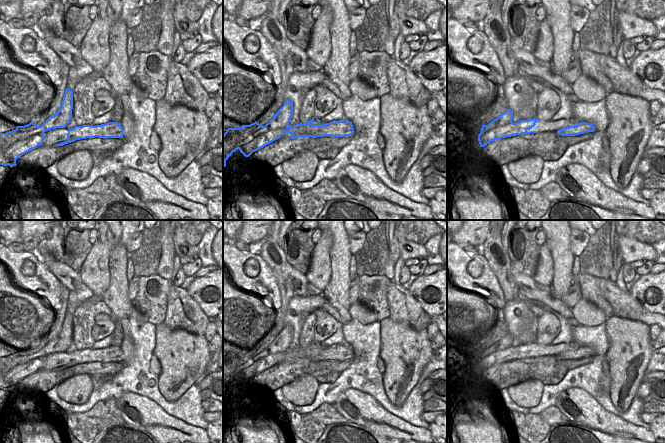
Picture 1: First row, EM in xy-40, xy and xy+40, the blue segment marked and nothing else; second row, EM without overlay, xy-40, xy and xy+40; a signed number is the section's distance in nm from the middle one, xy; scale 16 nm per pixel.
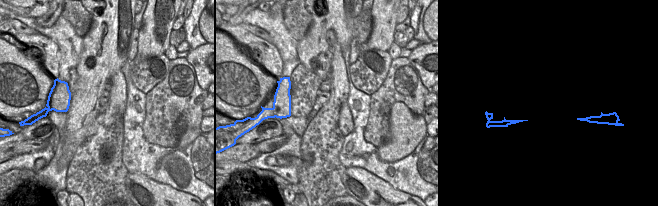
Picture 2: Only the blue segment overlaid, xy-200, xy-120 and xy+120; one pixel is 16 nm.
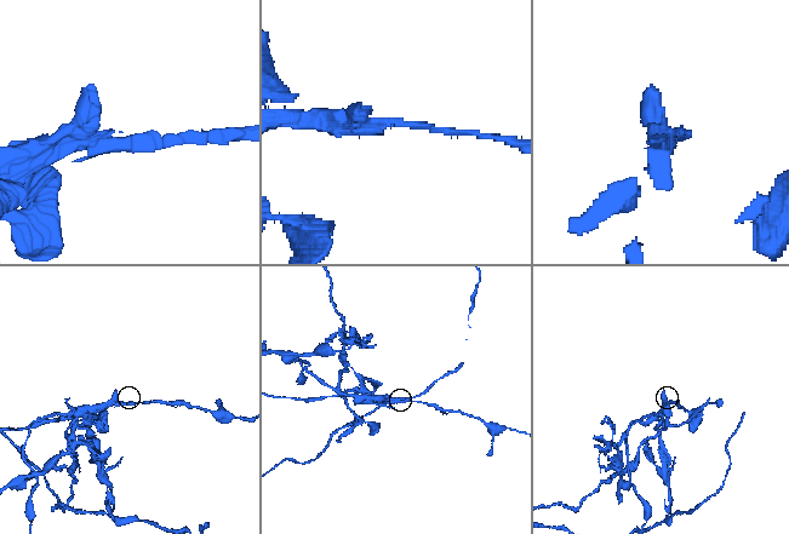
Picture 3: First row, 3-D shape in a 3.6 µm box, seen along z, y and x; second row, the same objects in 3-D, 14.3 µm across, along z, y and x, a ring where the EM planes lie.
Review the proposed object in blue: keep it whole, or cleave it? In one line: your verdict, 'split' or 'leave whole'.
split

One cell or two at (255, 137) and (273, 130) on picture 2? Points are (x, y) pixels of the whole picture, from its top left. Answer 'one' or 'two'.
one

